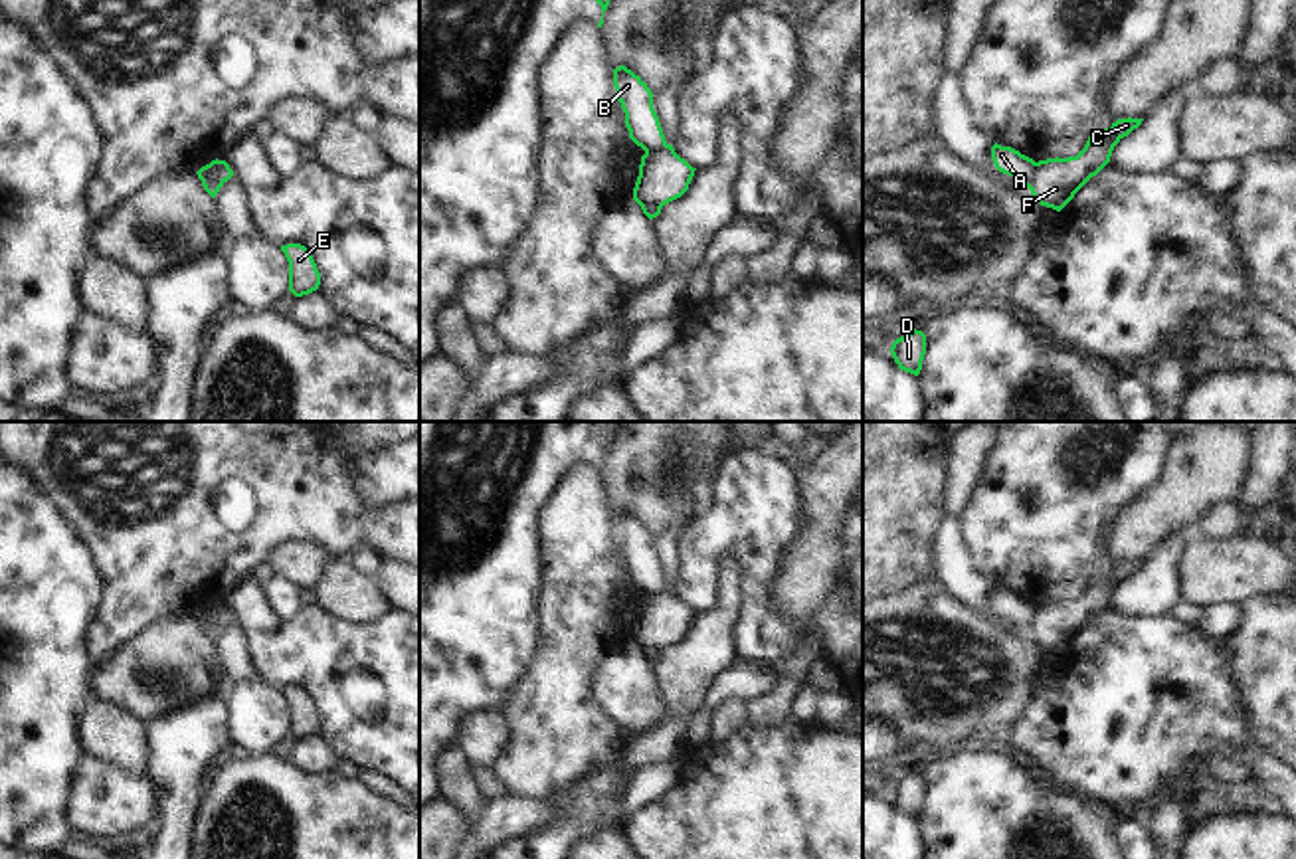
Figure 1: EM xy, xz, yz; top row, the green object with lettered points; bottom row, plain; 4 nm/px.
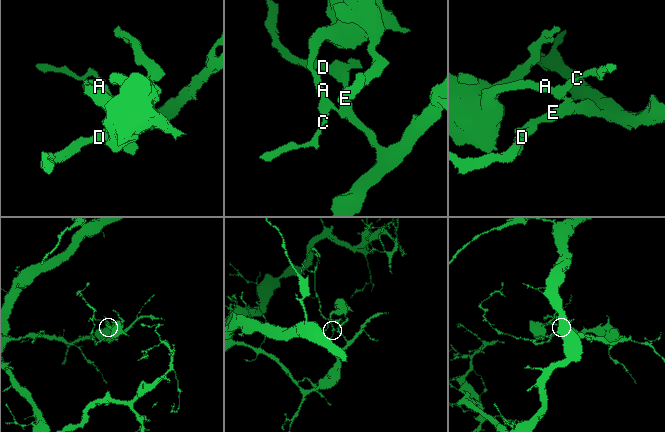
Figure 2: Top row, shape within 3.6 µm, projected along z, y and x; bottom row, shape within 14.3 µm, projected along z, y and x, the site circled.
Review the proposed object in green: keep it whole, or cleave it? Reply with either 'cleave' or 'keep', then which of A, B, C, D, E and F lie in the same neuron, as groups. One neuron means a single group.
cleave; A B / C D E F

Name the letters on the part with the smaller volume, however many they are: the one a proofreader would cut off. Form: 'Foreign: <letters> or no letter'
Foreign: A, B

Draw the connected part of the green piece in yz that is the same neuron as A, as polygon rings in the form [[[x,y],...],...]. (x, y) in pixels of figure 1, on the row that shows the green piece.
[[[997,143],[991,146],[991,158],[999,172],[1021,180],[1029,188],[1033,168],[1037,164],[1033,158],[1021,154],[1011,146],[1001,146]]]

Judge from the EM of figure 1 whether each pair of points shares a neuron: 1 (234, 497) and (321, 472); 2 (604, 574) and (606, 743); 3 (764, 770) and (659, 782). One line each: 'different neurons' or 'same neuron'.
1: same neuron
2: same neuron
3: different neurons

